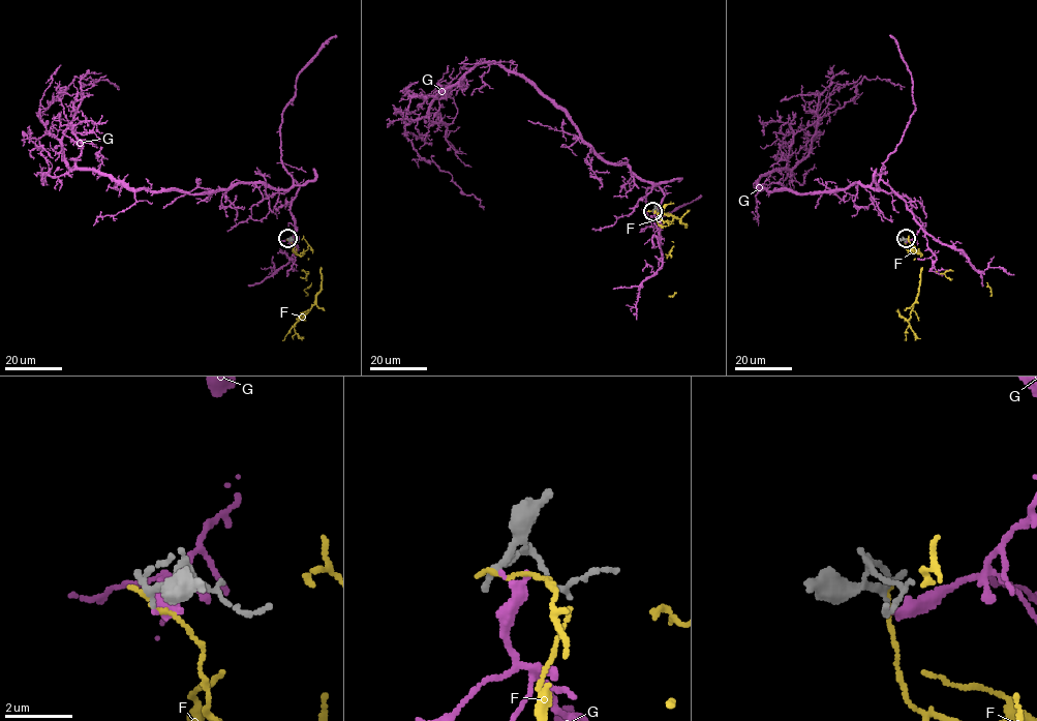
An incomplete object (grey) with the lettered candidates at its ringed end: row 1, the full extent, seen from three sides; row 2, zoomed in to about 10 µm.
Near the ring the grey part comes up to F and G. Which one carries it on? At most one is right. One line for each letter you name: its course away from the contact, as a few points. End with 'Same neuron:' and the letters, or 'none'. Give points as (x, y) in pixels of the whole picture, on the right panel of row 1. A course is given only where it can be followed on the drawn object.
Same neuron: none

